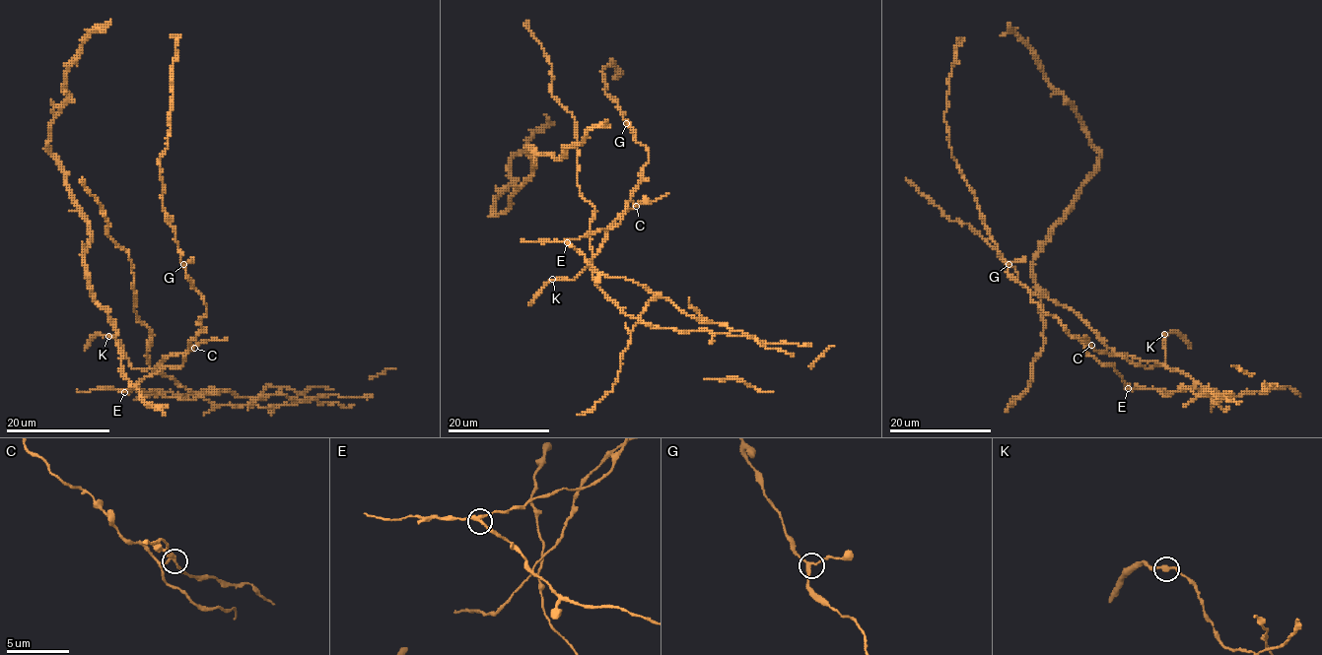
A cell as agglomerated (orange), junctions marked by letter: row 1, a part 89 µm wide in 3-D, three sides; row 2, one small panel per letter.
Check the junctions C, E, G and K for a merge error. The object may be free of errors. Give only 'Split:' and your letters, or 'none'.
Split: E

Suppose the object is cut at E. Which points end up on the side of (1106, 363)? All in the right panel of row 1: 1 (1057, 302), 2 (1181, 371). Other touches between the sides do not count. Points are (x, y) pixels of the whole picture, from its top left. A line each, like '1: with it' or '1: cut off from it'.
1: cut off from it
2: cut off from it

